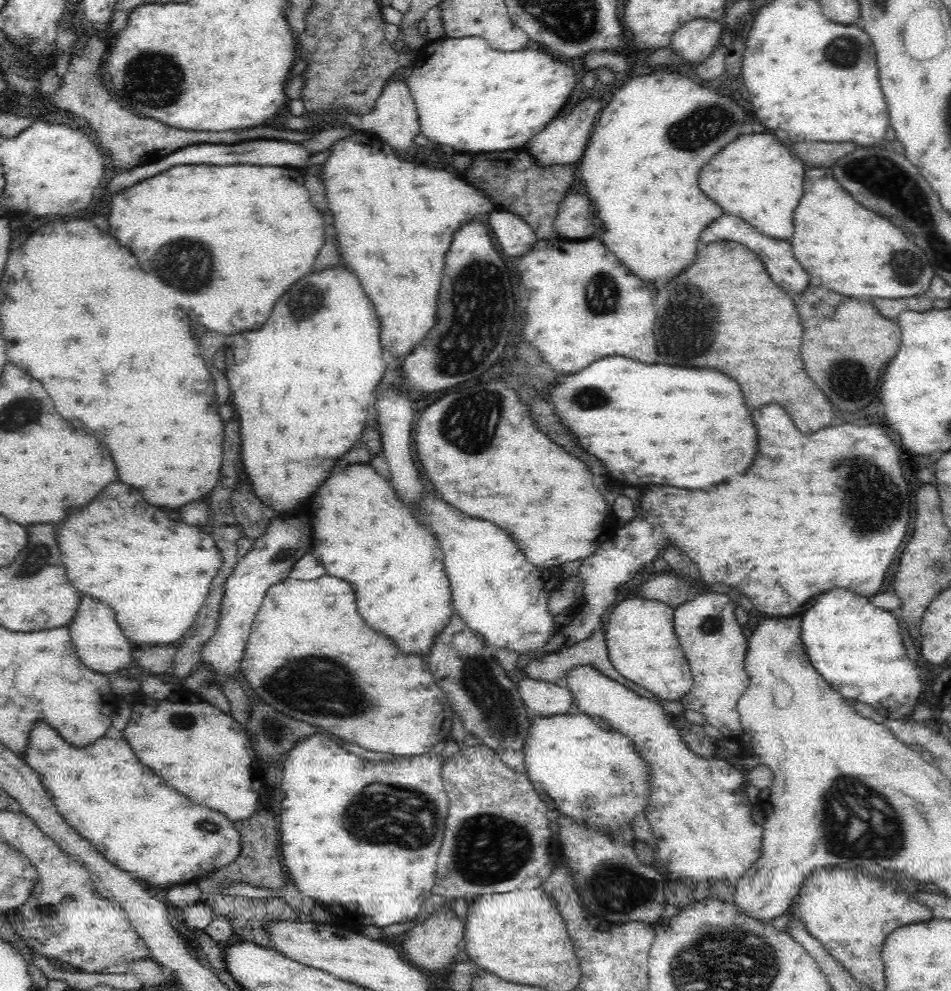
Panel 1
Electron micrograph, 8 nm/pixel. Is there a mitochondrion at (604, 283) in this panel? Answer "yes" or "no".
yes

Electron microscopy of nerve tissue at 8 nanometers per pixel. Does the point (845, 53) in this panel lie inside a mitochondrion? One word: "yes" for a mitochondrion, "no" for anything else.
yes

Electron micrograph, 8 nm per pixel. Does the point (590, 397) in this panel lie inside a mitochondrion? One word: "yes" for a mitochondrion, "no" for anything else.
yes

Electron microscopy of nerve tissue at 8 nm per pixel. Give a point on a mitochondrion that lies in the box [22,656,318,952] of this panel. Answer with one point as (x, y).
(208, 826)

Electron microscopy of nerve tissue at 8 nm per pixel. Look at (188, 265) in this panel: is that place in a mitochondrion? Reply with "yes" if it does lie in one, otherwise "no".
yes

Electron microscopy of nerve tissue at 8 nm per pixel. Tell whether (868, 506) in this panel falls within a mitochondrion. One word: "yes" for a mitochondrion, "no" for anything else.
yes

